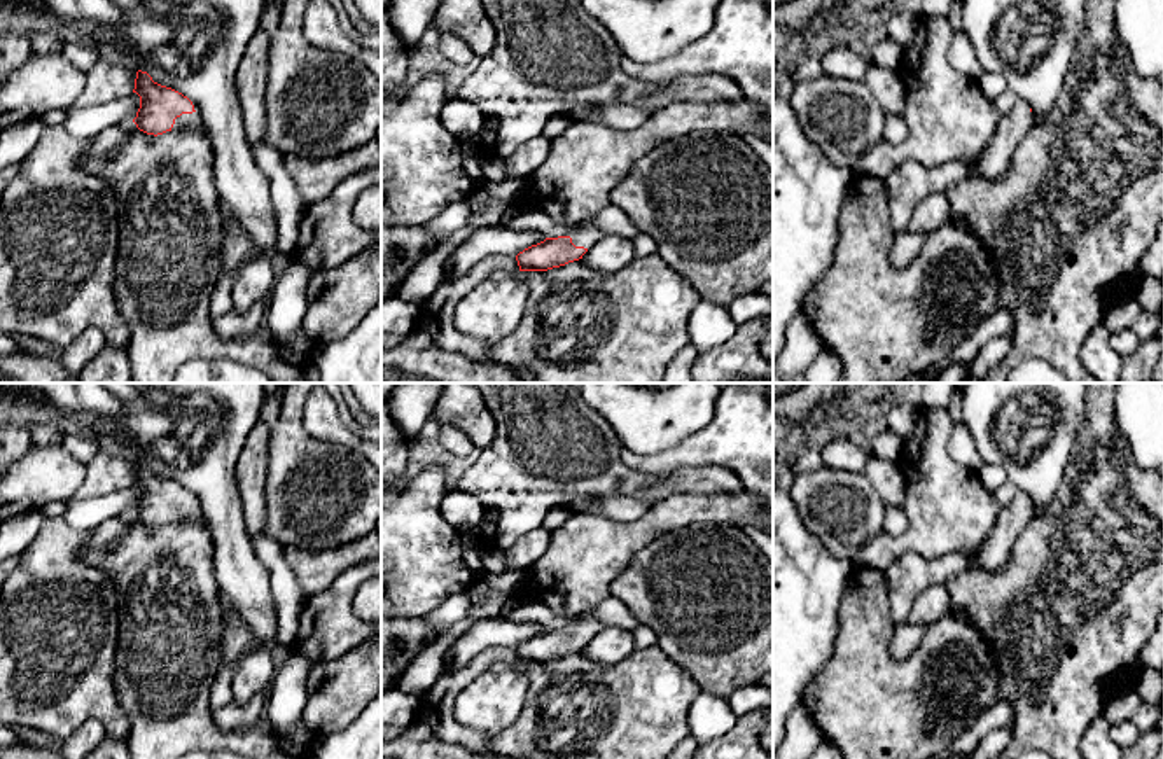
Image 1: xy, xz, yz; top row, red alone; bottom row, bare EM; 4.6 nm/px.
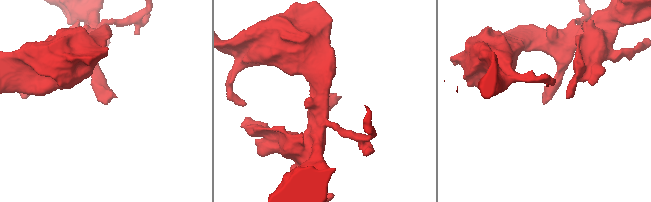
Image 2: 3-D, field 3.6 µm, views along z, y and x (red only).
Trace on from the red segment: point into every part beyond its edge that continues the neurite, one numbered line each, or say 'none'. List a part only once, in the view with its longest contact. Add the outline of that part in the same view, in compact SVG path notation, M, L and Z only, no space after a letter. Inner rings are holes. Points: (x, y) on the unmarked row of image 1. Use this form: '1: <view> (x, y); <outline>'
1: xy (193, 513); M194 497L192 505L182 505L180 509L175 511L171 523L180 523L180 521L196 523L206 528L206 519L201 512L198 497Z

